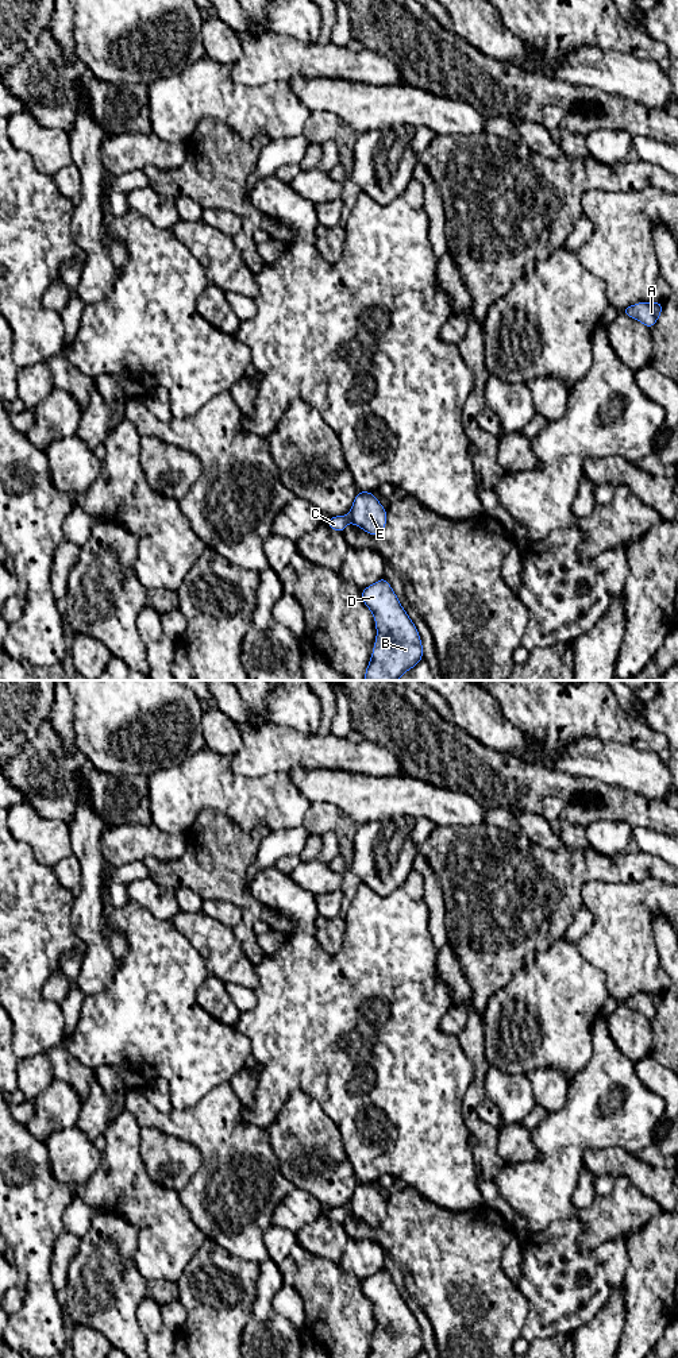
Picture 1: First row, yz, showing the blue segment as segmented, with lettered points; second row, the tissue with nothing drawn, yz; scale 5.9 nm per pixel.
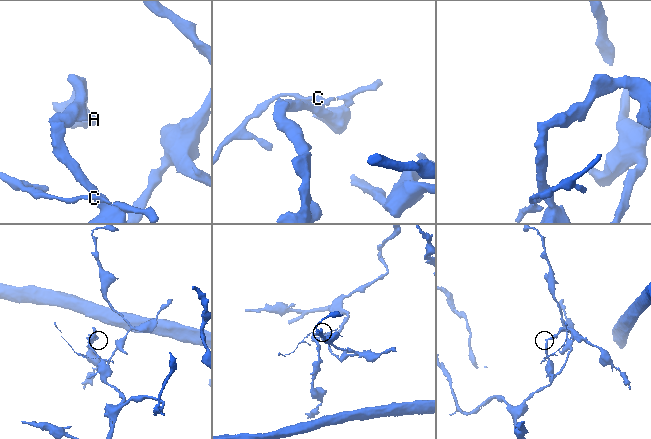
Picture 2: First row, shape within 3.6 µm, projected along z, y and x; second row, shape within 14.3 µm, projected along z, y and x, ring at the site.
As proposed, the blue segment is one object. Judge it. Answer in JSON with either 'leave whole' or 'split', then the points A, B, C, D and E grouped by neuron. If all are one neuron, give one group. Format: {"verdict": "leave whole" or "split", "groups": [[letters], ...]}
{"verdict": "split", "groups": [["A", "B", "D", "E"], ["C"]]}

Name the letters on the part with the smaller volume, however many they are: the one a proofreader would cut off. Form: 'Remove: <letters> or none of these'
Remove: C

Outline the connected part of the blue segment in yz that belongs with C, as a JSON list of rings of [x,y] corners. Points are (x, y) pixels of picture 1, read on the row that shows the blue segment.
[[[335,516],[335,517],[331,517],[330,520],[327,520],[327,525],[332,531],[339,531],[339,532],[344,532],[348,522],[350,522],[350,520],[347,516]]]

